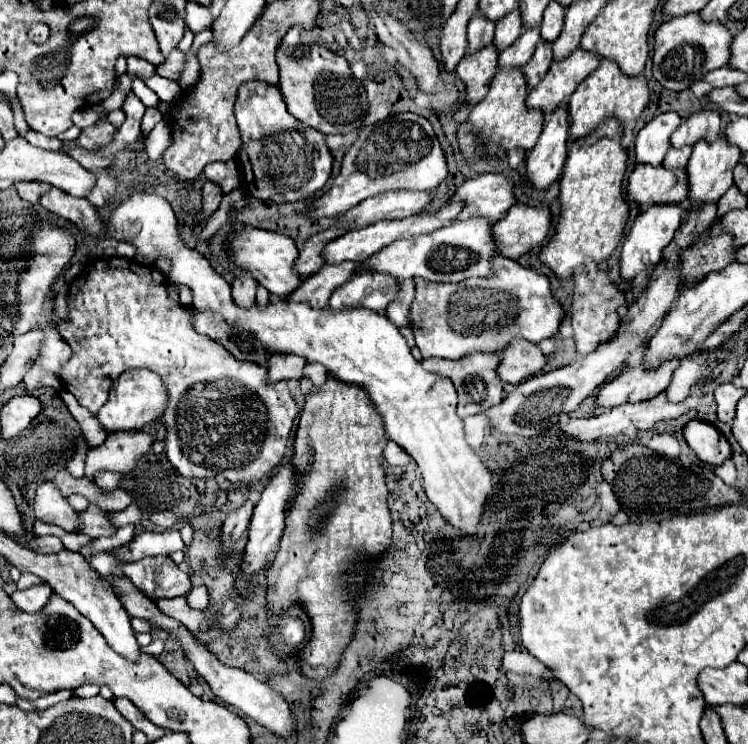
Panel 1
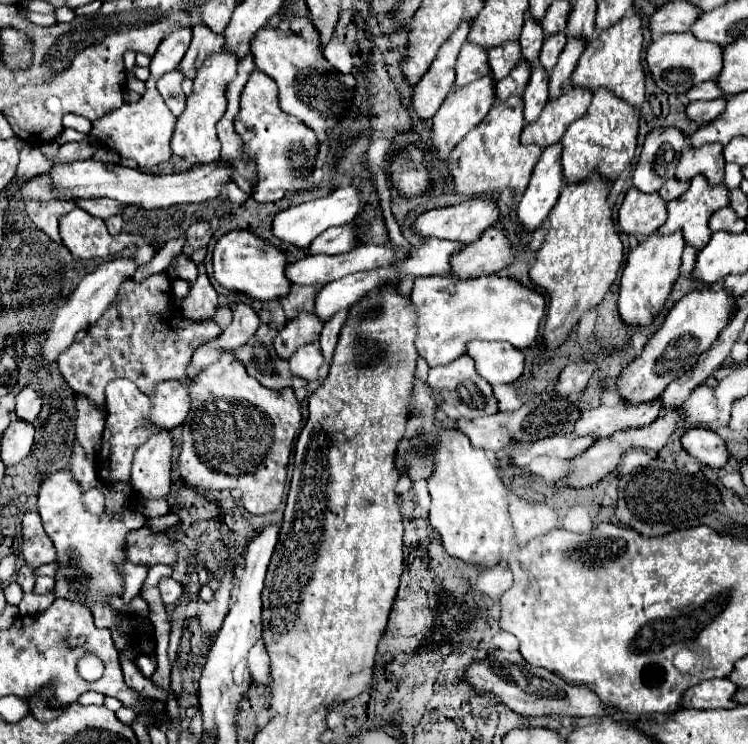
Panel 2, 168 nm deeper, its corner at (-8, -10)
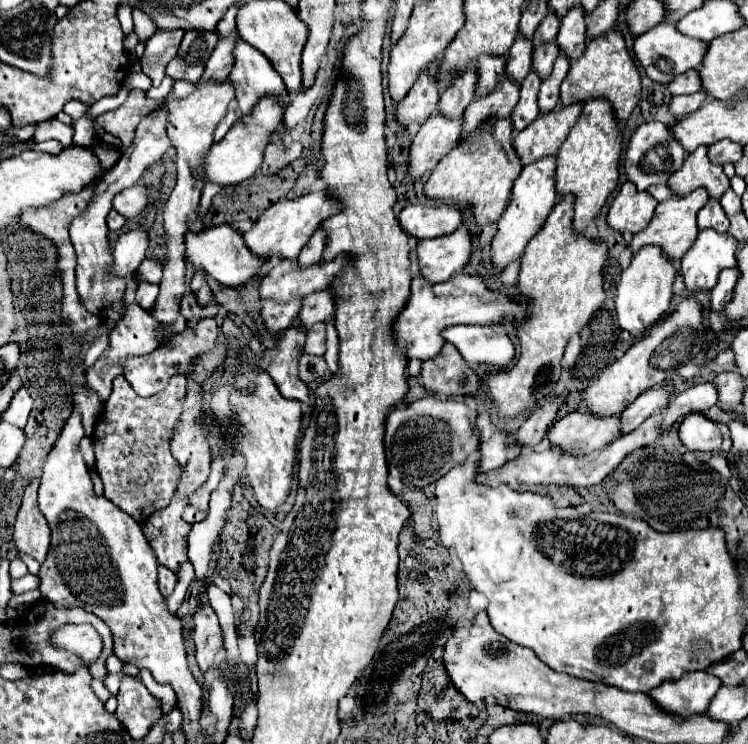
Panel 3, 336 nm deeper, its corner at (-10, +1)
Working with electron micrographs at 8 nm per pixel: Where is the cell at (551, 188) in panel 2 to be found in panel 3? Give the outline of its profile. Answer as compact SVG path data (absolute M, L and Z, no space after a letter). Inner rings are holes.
M555 156L539 158L531 164L527 164L521 172L521 176L513 184L511 204L499 218L499 228L493 238L493 264L503 270L509 262L521 256L527 242L539 232L545 218L549 216L551 208L557 202L557 188L555 188Z

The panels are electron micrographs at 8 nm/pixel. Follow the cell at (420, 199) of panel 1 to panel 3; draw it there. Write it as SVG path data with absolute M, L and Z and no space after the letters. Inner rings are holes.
M323 228L315 230L315 234L309 238L309 242L303 246L301 254L299 254L299 264L301 266L309 266L321 260L323 252L327 246L327 232L323 232Z

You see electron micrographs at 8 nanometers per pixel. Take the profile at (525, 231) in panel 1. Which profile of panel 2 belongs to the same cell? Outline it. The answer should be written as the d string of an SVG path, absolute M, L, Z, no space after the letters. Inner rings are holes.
M501 225L489 227L481 237L465 245L449 259L449 275L455 279L471 279L505 269L513 261L513 253Z

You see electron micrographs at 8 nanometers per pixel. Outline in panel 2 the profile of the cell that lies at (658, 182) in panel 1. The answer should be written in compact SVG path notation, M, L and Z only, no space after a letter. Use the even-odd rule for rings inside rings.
M631 187L619 207L617 227L627 235L651 235L667 219L667 203L657 195L645 195Z

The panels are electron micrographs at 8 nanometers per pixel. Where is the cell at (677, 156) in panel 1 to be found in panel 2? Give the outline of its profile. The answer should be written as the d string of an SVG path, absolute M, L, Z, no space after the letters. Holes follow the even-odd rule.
M671 179L669 183L665 183L665 187L659 189L659 195L665 199L665 201L673 201L673 199L679 199L681 193L689 187L689 183L679 183L677 179Z

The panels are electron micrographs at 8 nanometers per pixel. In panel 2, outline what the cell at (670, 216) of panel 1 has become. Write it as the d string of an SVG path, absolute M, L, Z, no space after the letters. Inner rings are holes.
M681 231L673 235L649 235L643 245L637 245L629 255L627 263L621 275L621 287L619 287L619 315L625 325L649 325L665 307L667 297L673 289L673 283L679 277L679 265L681 265L681 253L683 253L683 239Z

